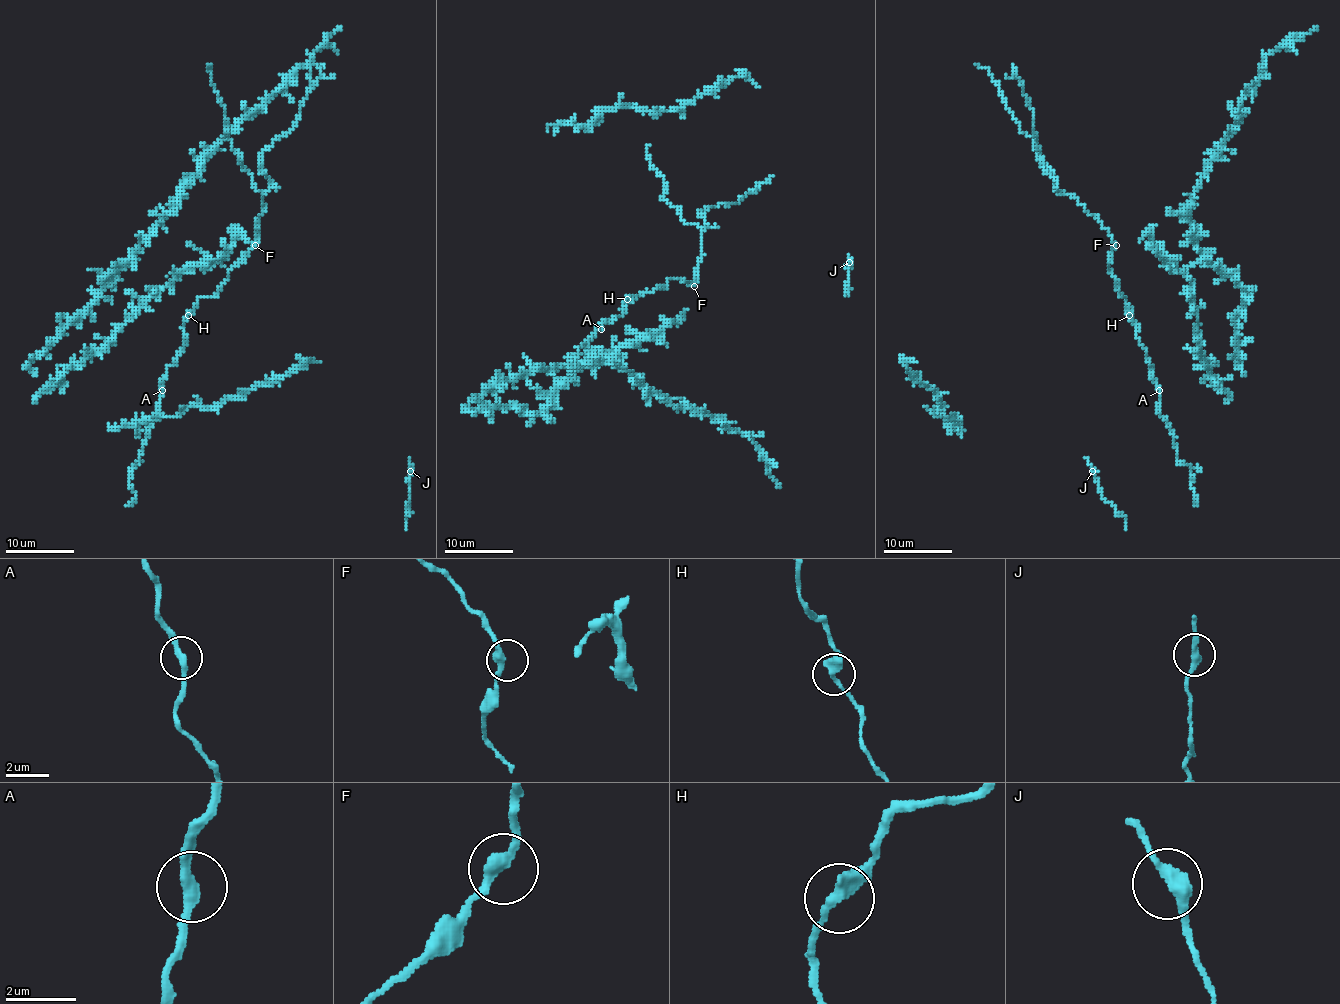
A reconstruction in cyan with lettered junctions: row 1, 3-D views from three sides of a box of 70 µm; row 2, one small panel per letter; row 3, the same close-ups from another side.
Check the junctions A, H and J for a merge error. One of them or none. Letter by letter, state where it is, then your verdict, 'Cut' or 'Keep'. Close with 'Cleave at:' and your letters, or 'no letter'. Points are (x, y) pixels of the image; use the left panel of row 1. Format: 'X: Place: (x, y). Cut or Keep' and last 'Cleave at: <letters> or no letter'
A: Place: (162, 390). Keep
H: Place: (188, 315). Keep
J: Place: (410, 471). Keep
Cleave at: no letter

